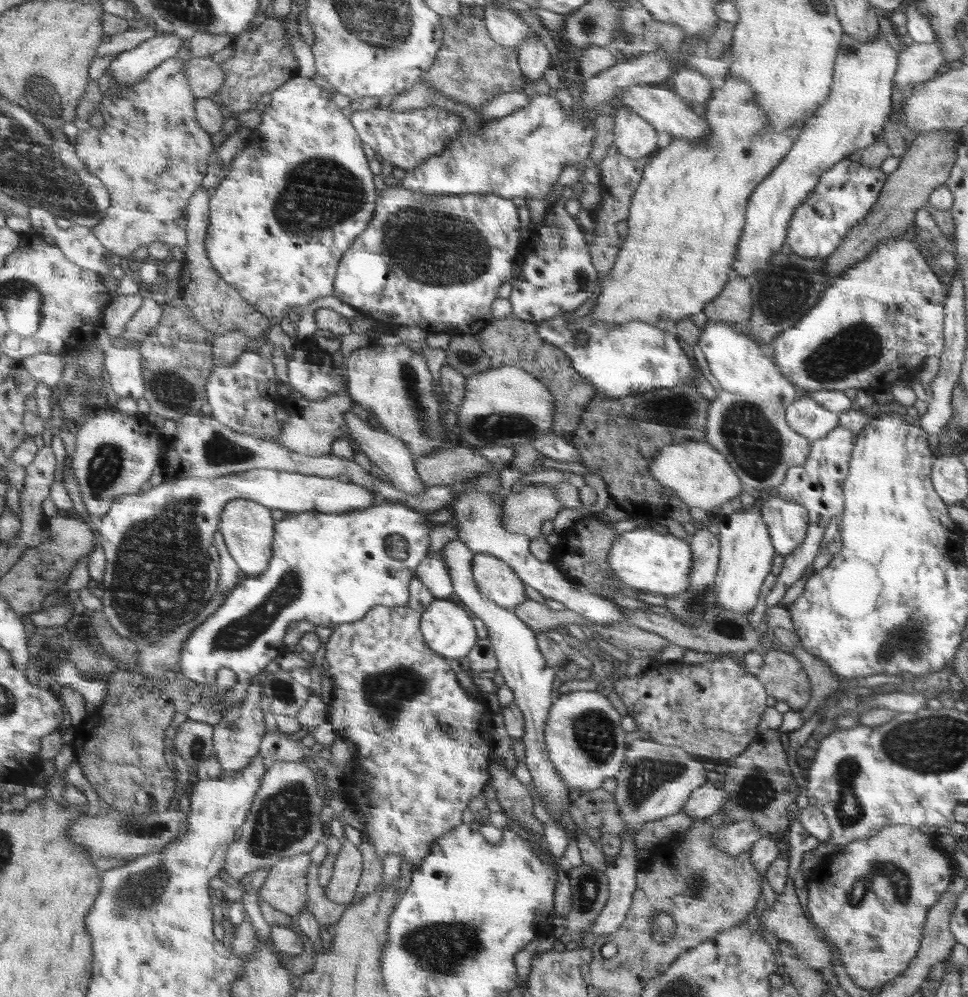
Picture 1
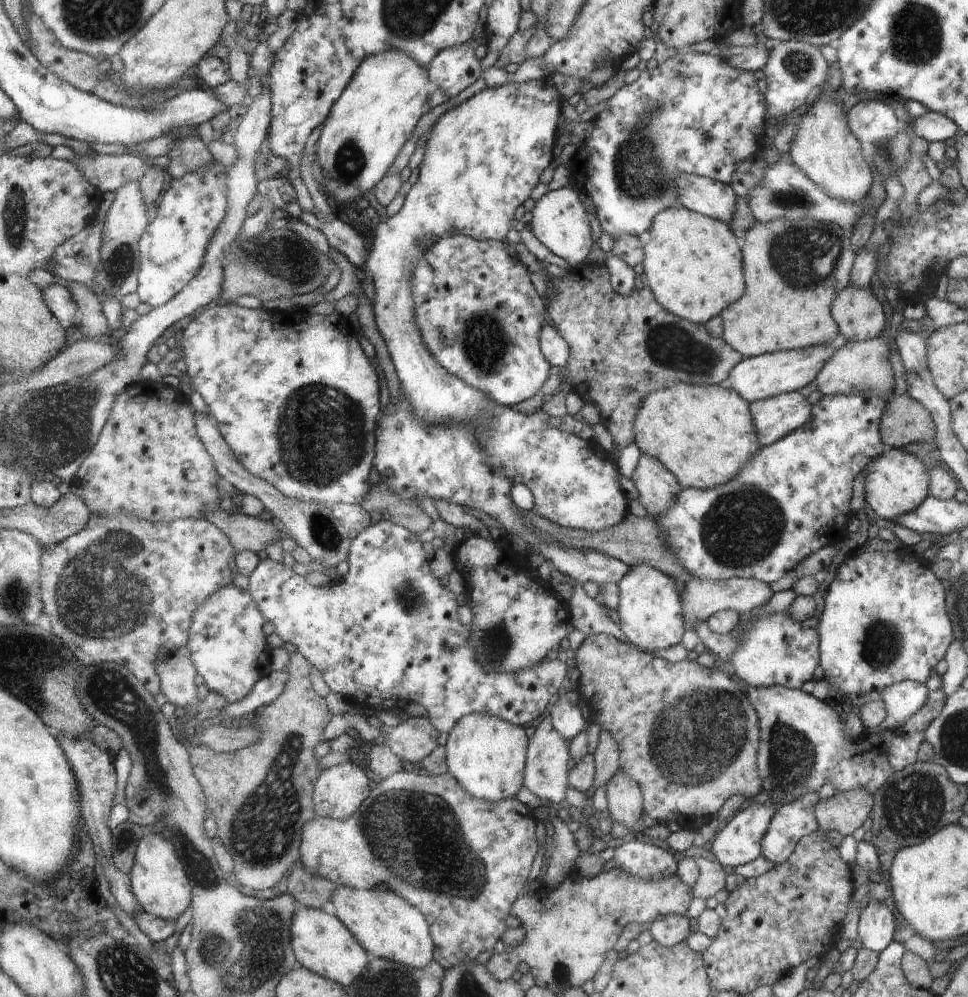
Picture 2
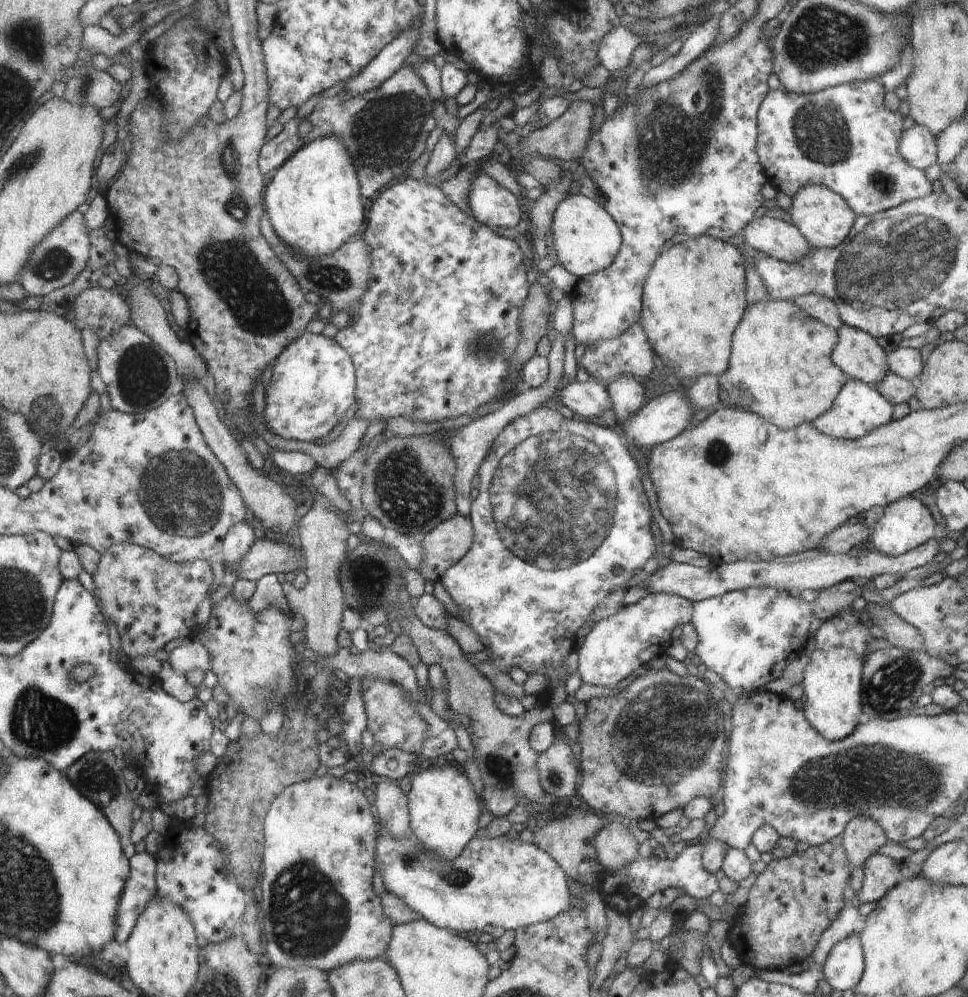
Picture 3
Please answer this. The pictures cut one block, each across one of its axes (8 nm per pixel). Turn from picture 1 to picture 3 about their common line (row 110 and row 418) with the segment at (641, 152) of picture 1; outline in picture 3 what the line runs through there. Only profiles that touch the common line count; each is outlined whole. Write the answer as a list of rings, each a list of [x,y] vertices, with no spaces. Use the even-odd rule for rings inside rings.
[[[620,374],[605,385],[612,400],[611,410],[619,423],[630,420],[645,406],[646,387],[633,375]]]

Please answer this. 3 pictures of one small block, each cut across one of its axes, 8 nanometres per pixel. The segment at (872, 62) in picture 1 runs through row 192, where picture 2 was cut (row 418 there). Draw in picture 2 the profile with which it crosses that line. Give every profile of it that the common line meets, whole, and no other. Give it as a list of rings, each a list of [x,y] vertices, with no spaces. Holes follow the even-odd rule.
[[[794,391],[791,393],[780,393],[767,399],[751,402],[749,403],[749,411],[753,415],[753,425],[757,430],[759,444],[765,447],[772,445],[773,442],[780,441],[787,434],[805,425],[812,418],[813,406],[803,394]]]

